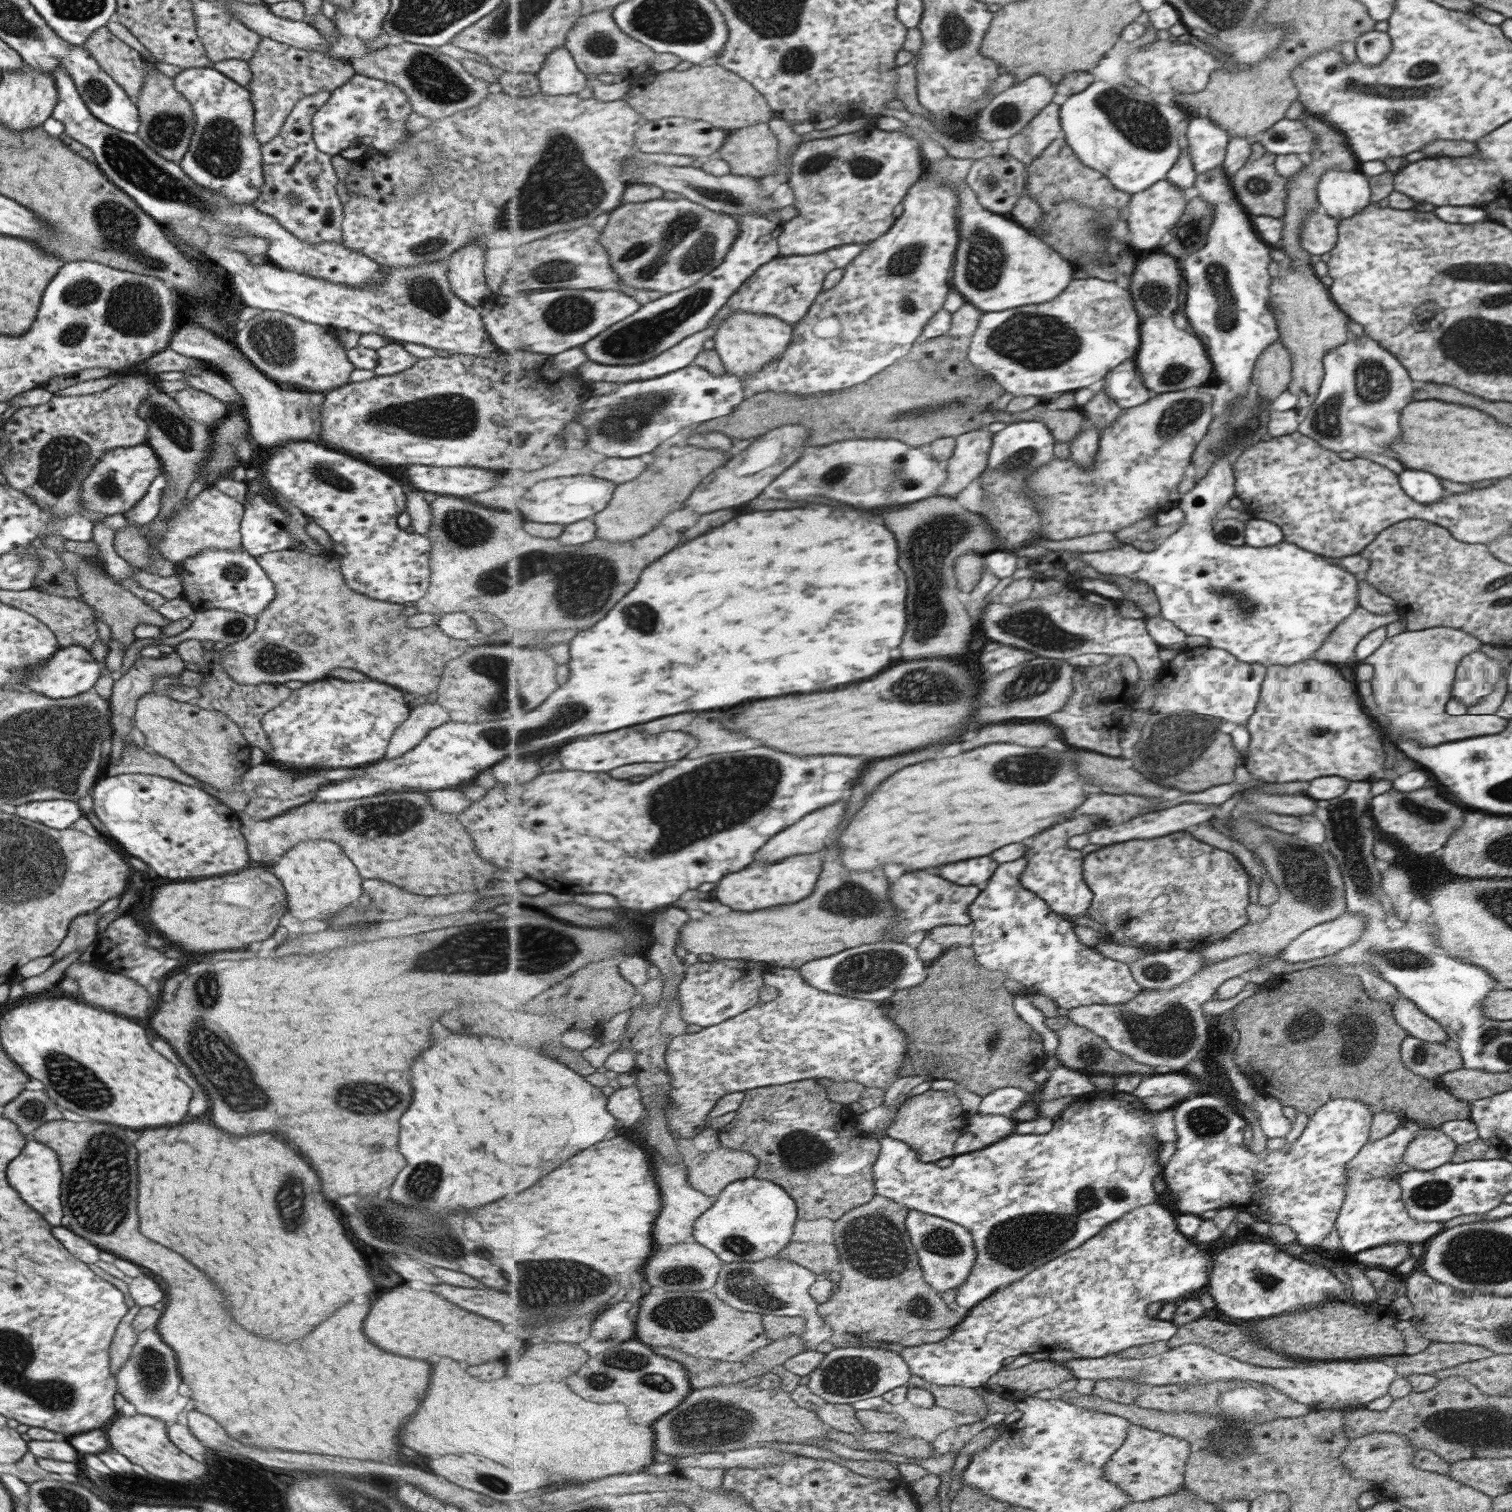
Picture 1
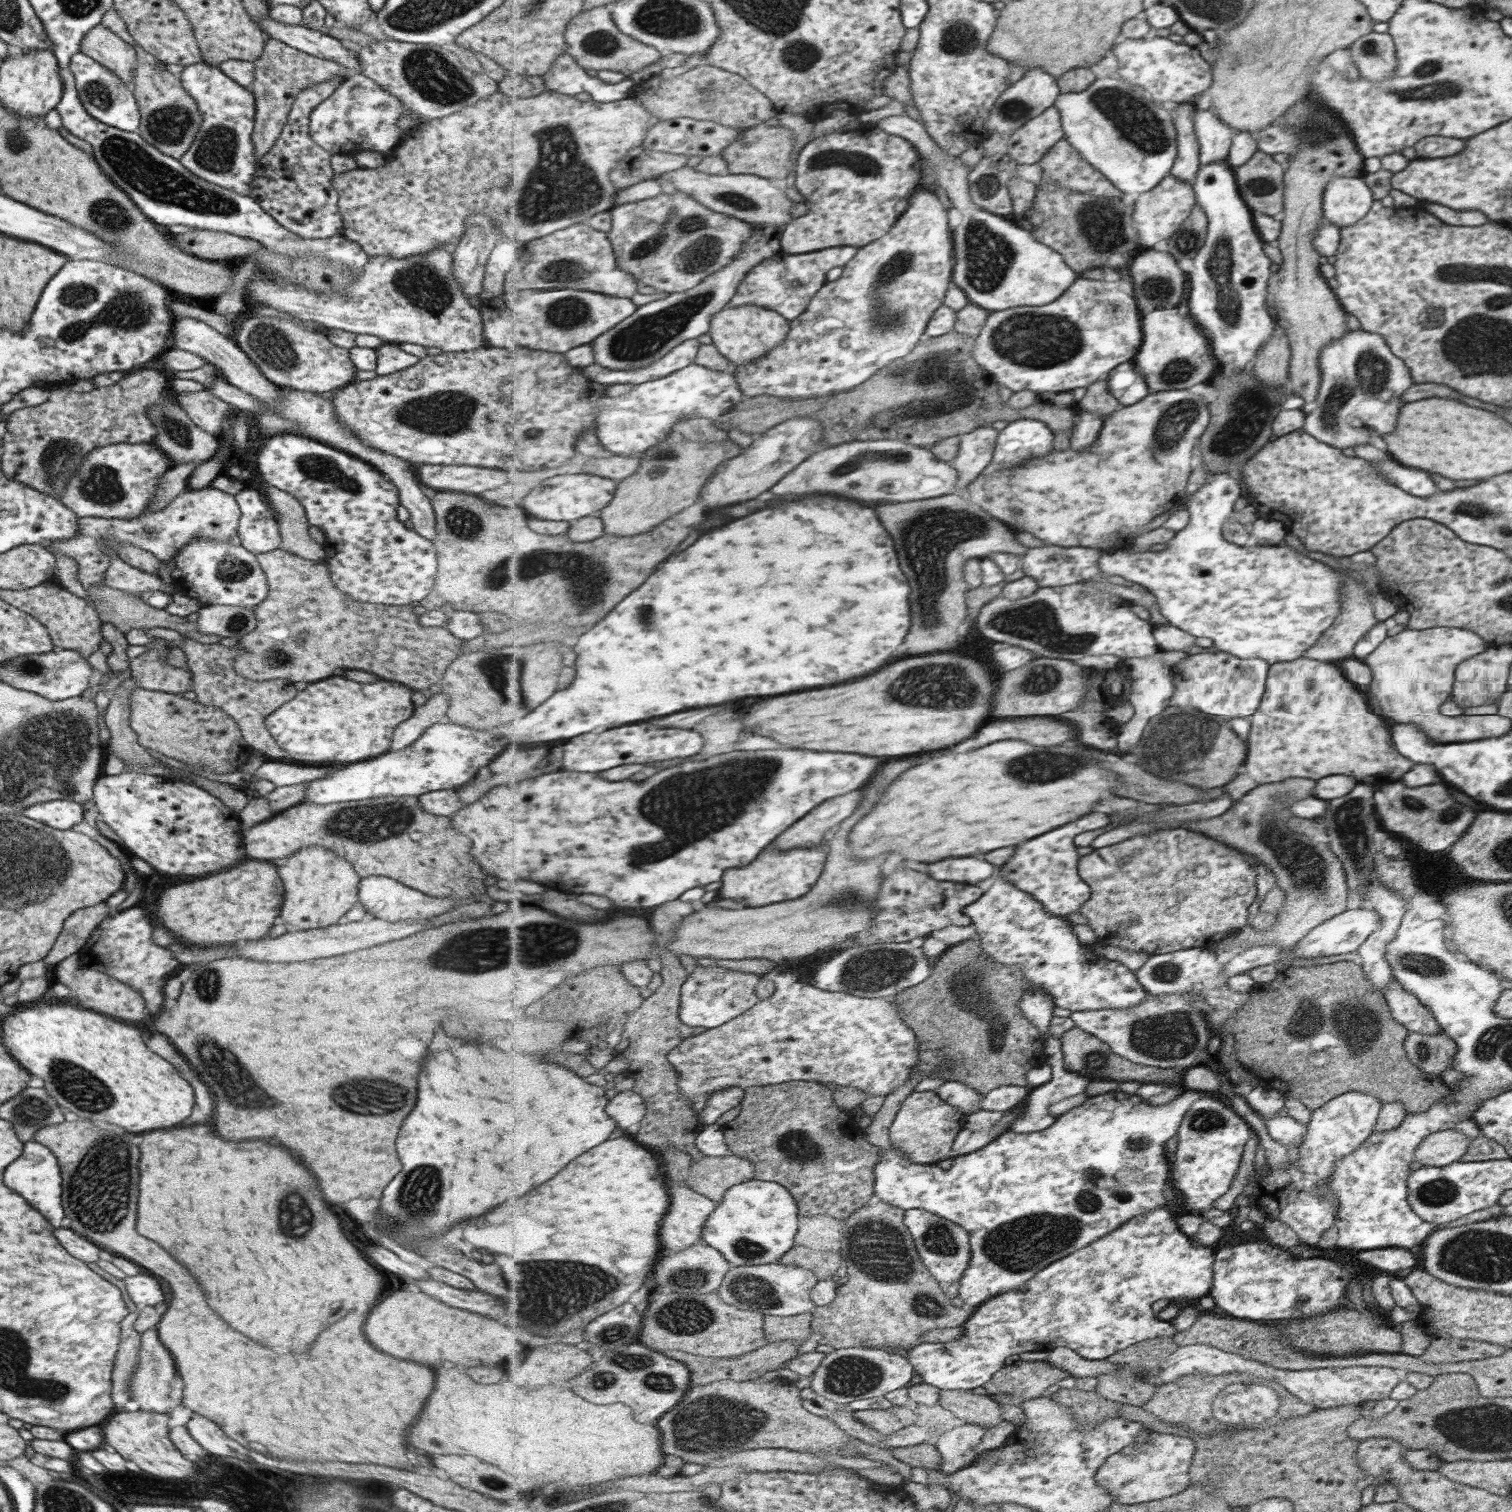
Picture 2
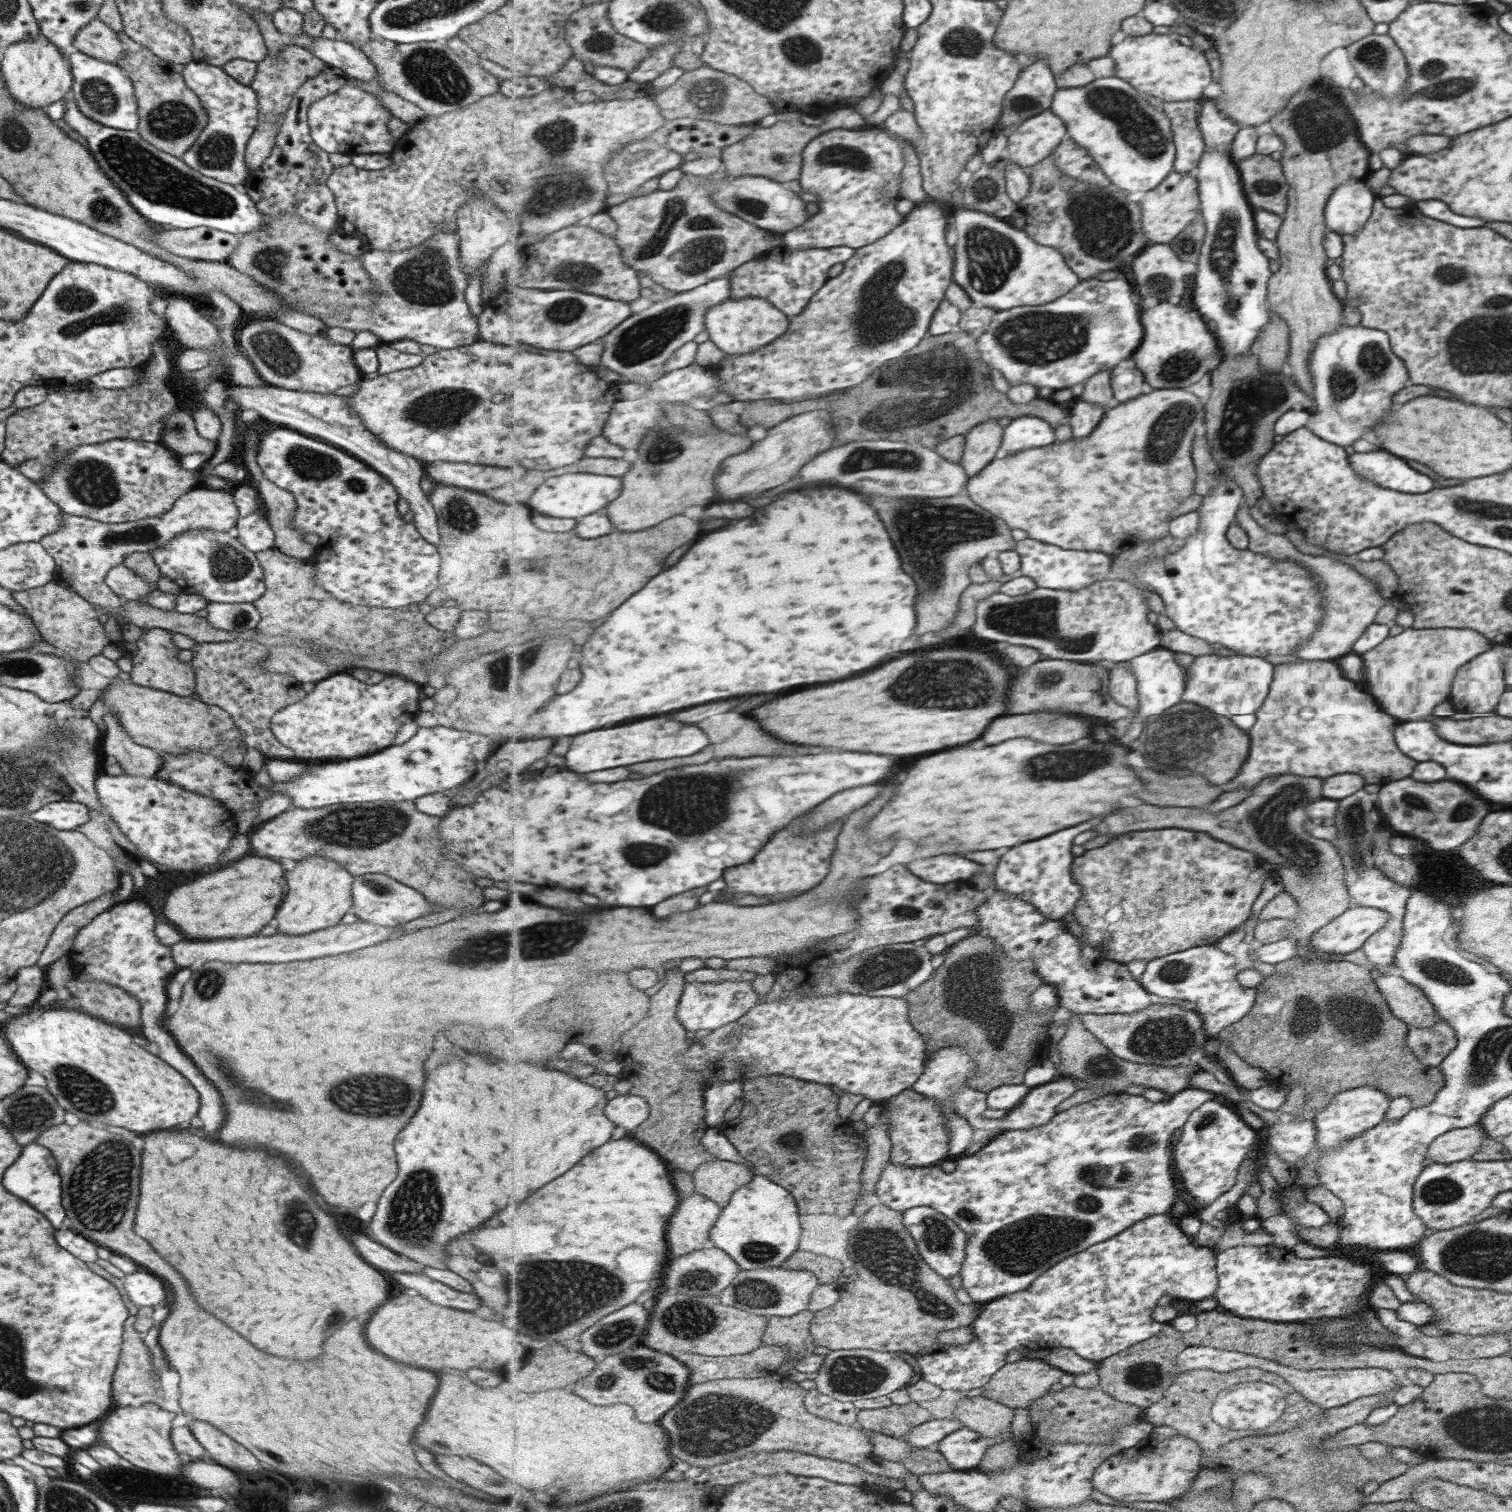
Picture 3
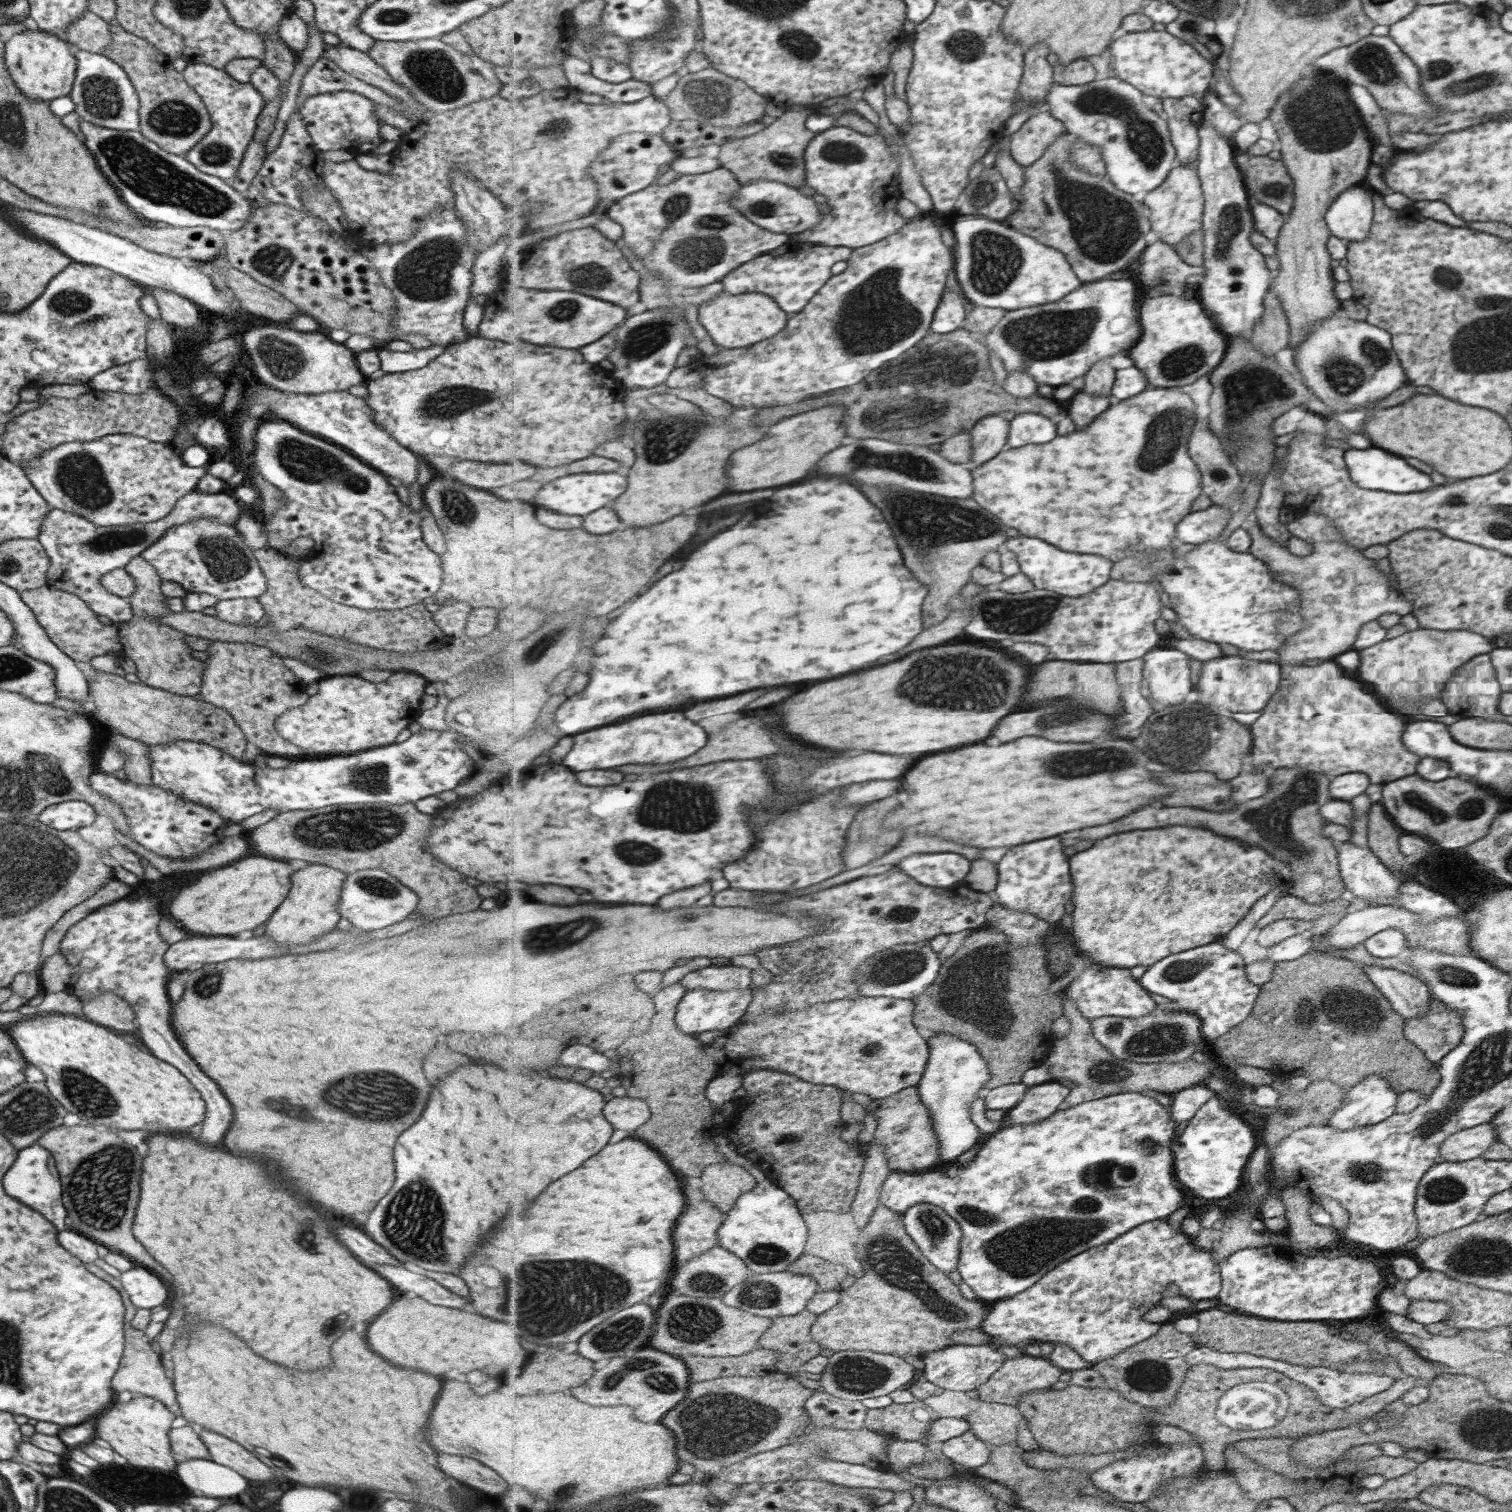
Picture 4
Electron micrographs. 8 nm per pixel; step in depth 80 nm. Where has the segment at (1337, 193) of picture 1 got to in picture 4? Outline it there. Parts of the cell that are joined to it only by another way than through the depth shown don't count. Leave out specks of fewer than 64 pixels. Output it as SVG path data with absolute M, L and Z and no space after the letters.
M1364 185L1343 189L1329 205L1324 221L1331 235L1346 242L1363 241L1371 233L1371 191Z

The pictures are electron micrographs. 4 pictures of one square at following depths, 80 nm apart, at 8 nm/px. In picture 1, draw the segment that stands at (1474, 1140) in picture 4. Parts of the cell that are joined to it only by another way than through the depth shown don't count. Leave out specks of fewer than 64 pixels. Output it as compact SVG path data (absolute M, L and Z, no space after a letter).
M1424 1127L1417 1130L1413 1140L1406 1146L1402 1162L1415 1170L1437 1169L1449 1162L1455 1147L1451 1138L1440 1132L1439 1128Z

